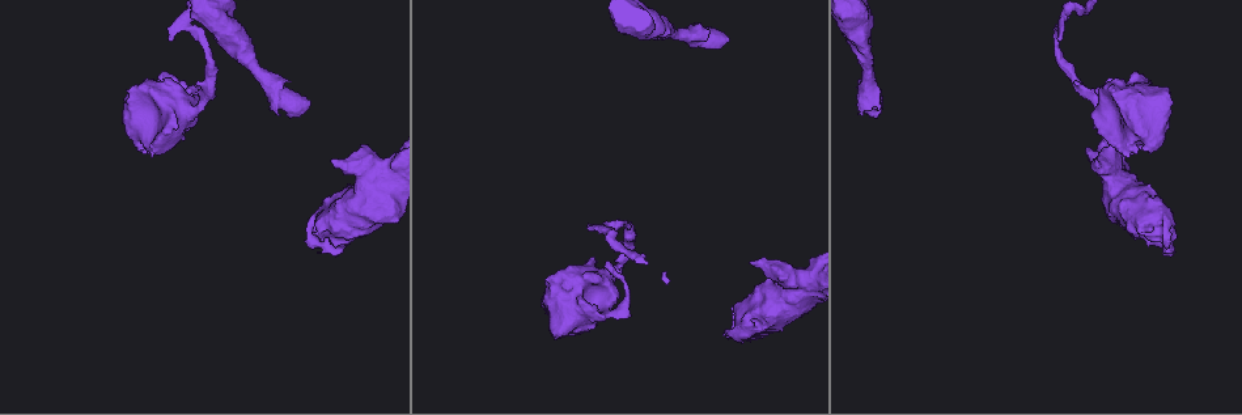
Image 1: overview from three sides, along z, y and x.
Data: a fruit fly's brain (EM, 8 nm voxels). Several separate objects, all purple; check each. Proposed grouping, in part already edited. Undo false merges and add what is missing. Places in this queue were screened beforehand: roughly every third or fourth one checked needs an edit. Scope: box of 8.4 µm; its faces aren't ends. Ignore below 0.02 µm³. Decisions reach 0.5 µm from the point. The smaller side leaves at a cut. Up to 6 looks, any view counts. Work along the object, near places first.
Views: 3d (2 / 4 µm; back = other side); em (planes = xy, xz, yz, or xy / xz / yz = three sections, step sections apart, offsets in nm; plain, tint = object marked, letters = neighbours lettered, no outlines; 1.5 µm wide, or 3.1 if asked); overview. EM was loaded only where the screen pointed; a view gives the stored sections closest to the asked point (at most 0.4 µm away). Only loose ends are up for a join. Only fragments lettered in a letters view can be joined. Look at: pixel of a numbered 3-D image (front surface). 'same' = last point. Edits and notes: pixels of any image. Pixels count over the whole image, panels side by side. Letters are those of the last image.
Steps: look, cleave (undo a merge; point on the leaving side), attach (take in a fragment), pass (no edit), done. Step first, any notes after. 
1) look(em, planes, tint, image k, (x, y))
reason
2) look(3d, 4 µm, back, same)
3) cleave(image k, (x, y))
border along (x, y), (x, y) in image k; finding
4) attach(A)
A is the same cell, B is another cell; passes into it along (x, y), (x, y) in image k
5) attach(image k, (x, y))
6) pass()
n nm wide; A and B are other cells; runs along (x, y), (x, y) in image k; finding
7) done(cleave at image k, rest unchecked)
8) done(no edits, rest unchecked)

look(3d, 4 µm, image 1, (612, 314))
thick turns thin

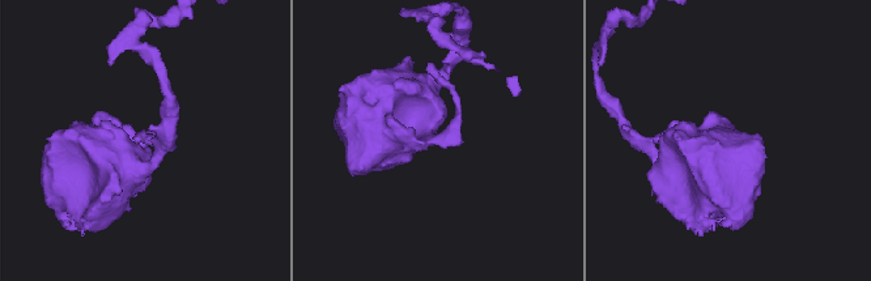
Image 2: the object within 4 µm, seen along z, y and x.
look(em, planes, plain, image 2, (437, 137))
need the tissue

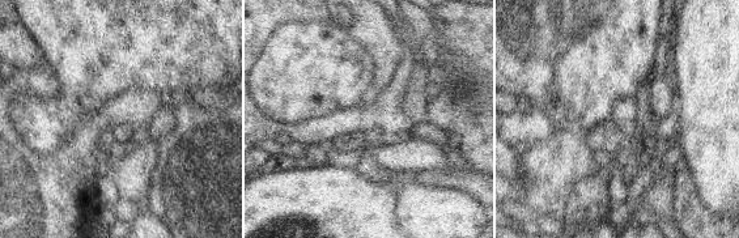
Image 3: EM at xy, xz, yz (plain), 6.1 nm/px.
look(em, planes, letters, same)

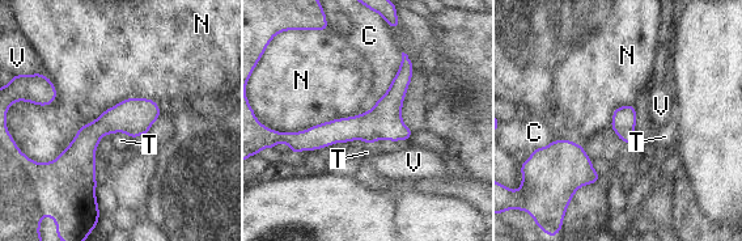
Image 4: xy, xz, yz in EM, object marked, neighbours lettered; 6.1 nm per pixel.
pass()
C, N, T and V are other cells; one cell here

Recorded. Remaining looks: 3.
look(em, yz, step 4, letters, image 1, (171, 39))
free end

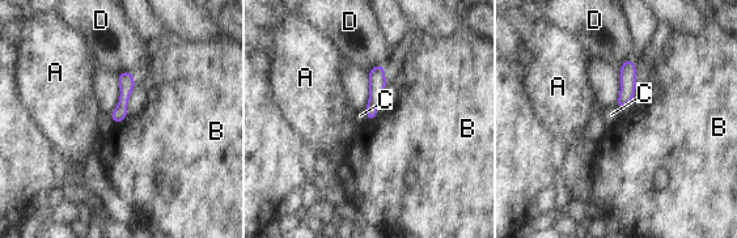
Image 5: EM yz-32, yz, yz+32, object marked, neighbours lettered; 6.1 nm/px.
pass()
A, B, C and D are other cells; runs along (381, 68), (377, 72), (369, 117) in image 5; none of them fits

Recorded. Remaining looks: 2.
look(em, xz, step 8, tint, image 1, (724, 332))
thick end

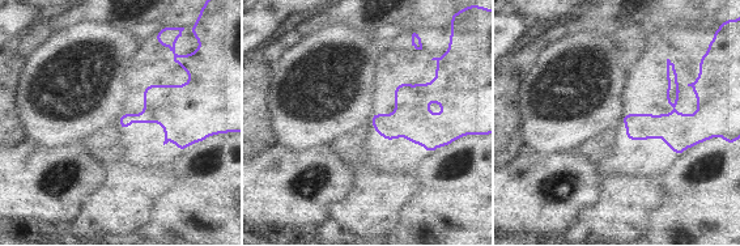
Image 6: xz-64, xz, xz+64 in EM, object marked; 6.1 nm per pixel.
look(em, yz, step 8, letters, same)
cut it another way

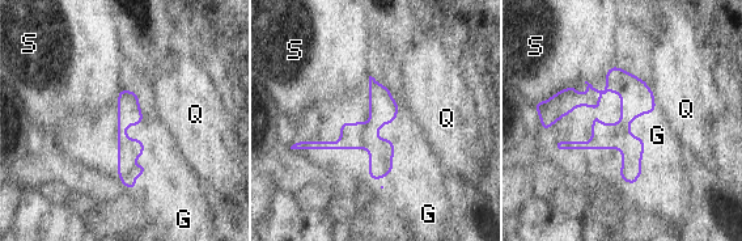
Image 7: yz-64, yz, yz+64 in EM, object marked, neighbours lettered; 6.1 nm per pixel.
attach(G)
G is the same cell, Q and S are other cells; the cell continues

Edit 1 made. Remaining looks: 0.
done(attach at image 7, rest unchecked)

